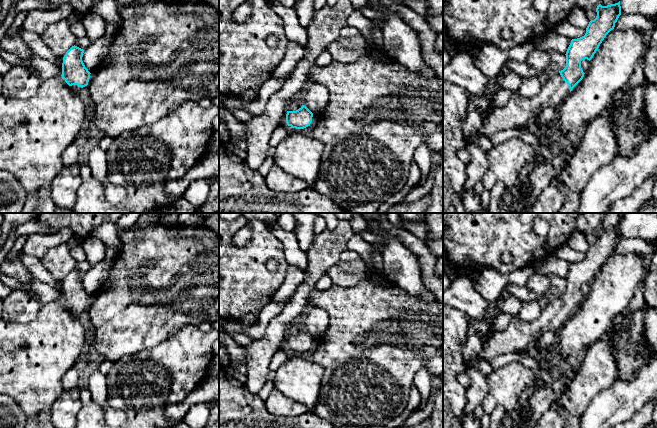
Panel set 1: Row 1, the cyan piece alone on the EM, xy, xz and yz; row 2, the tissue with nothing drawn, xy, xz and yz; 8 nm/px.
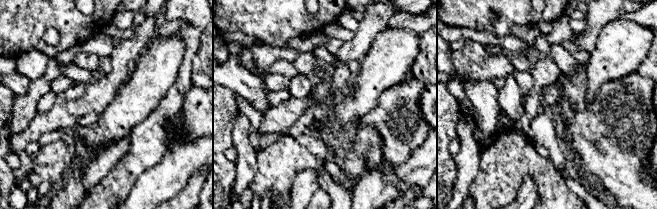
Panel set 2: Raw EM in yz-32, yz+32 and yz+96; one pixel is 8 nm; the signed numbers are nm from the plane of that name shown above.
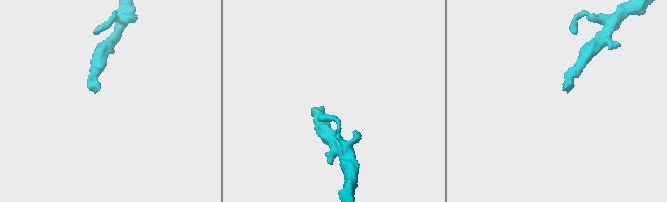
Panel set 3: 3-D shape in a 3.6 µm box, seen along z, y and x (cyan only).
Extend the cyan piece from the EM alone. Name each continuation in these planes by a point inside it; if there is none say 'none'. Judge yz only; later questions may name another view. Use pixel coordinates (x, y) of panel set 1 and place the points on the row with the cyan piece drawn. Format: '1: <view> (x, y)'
1: yz (554, 90)

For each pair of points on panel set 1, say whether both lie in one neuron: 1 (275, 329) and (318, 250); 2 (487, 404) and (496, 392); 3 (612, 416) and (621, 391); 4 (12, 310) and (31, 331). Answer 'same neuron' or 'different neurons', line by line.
1: same neuron
2: same neuron
3: same neuron
4: different neurons

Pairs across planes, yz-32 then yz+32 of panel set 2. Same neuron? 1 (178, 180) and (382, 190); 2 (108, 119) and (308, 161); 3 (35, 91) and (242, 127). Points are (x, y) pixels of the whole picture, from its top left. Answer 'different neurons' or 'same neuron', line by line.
1: same neuron
2: different neurons
3: same neuron

